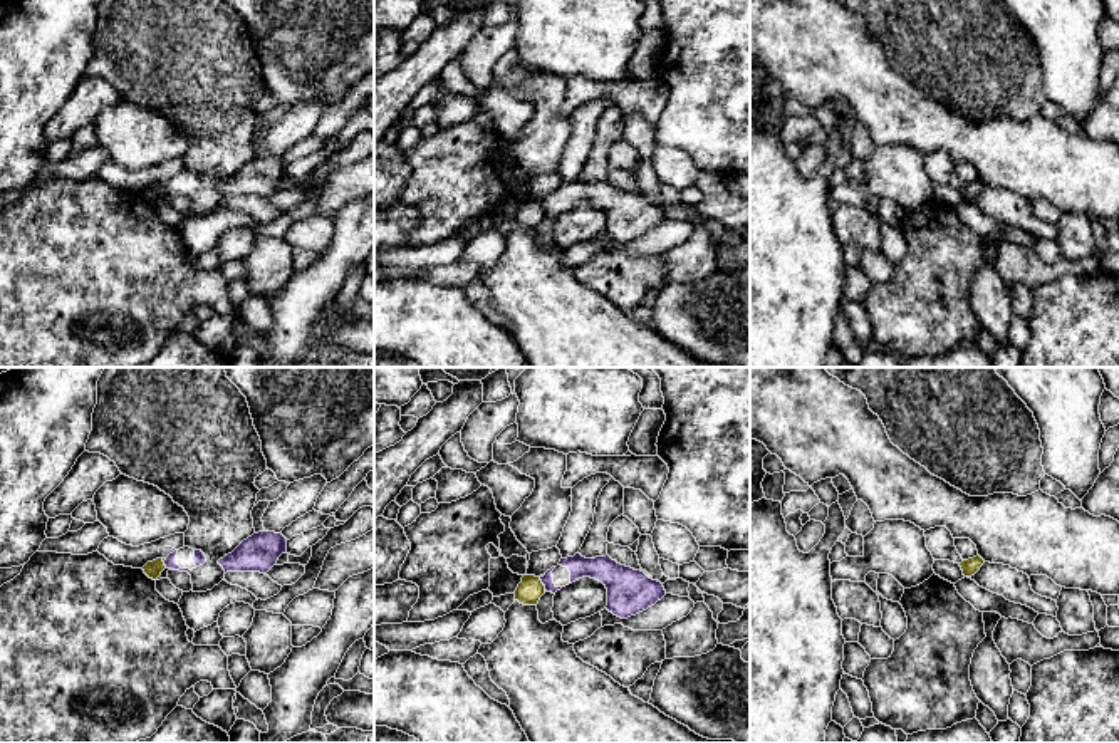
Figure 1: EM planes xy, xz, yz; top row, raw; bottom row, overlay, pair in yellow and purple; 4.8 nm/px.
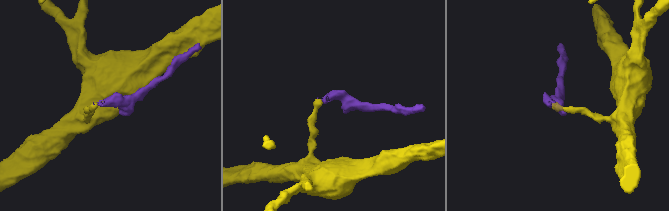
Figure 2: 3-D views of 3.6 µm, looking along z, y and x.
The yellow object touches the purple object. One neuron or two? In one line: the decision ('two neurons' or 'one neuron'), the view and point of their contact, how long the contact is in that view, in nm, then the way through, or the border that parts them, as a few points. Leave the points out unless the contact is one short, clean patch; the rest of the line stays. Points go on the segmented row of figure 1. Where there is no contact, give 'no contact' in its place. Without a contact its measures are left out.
two neurons | xz (542, 584) | 70 nm | along xz (539, 577), (546, 589)

